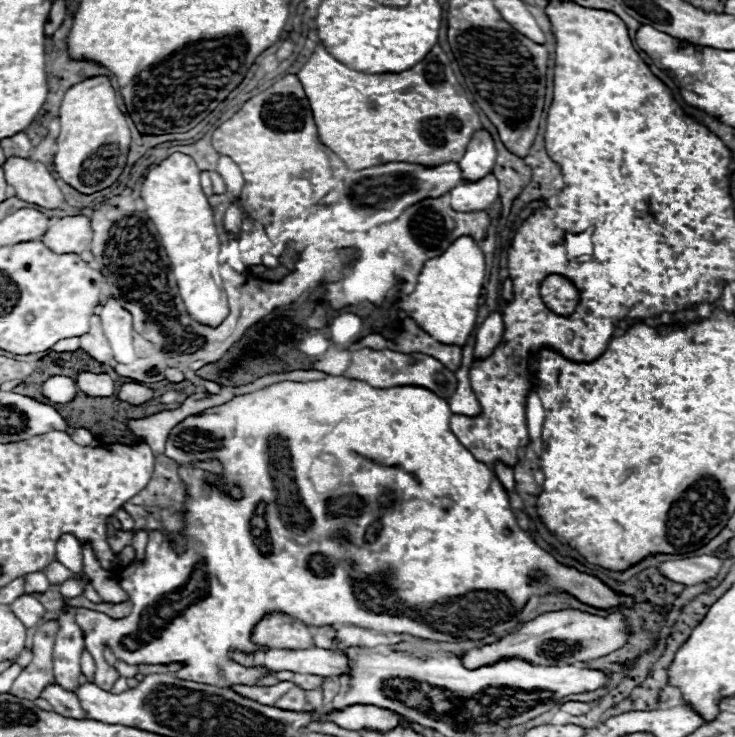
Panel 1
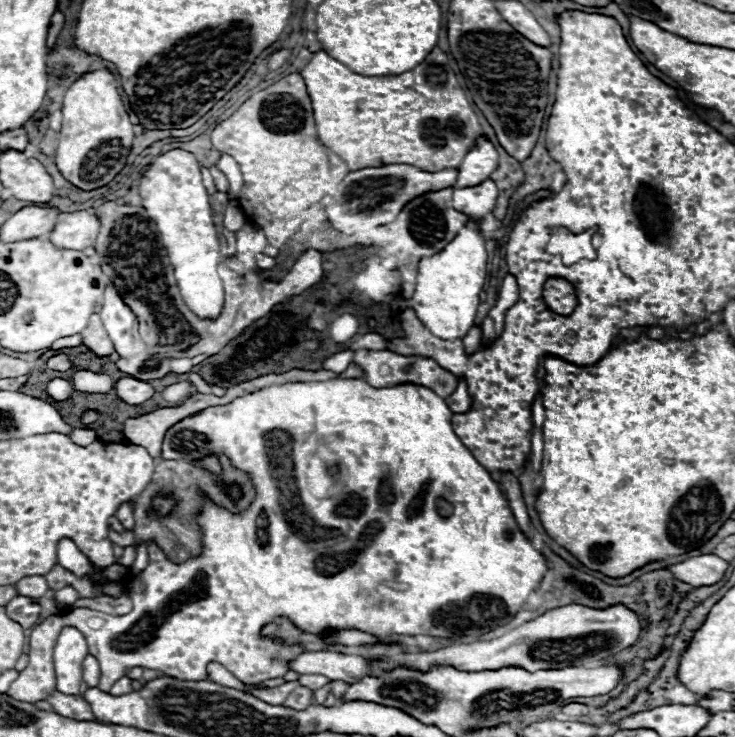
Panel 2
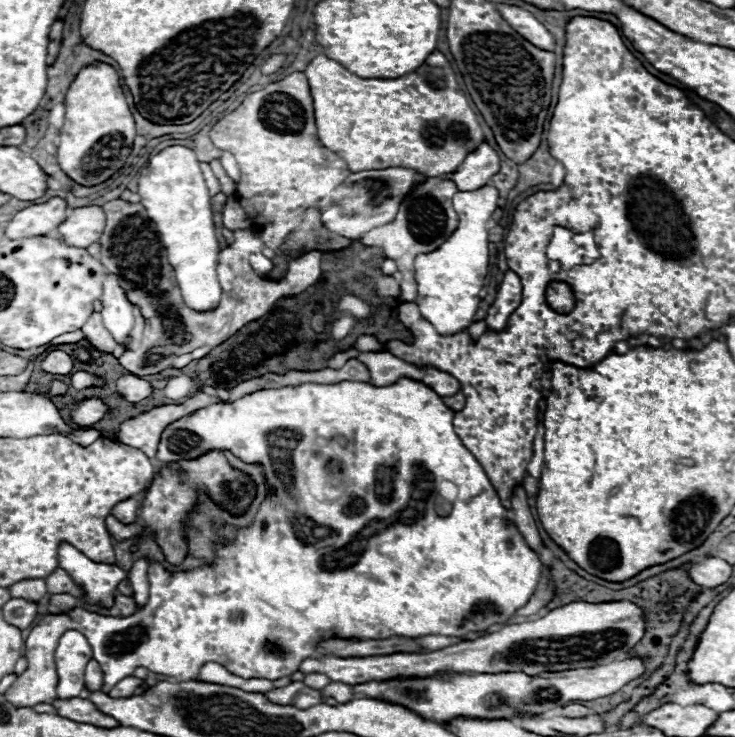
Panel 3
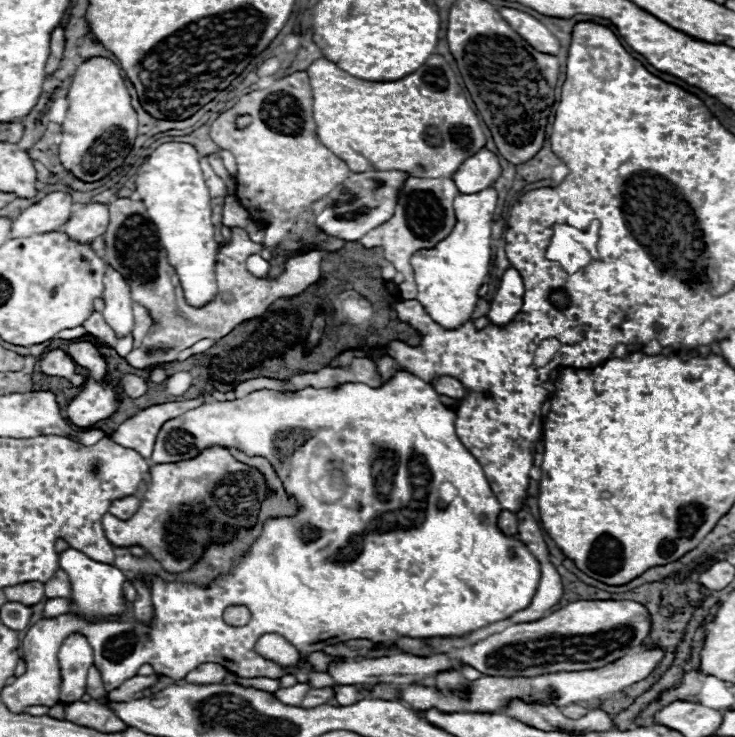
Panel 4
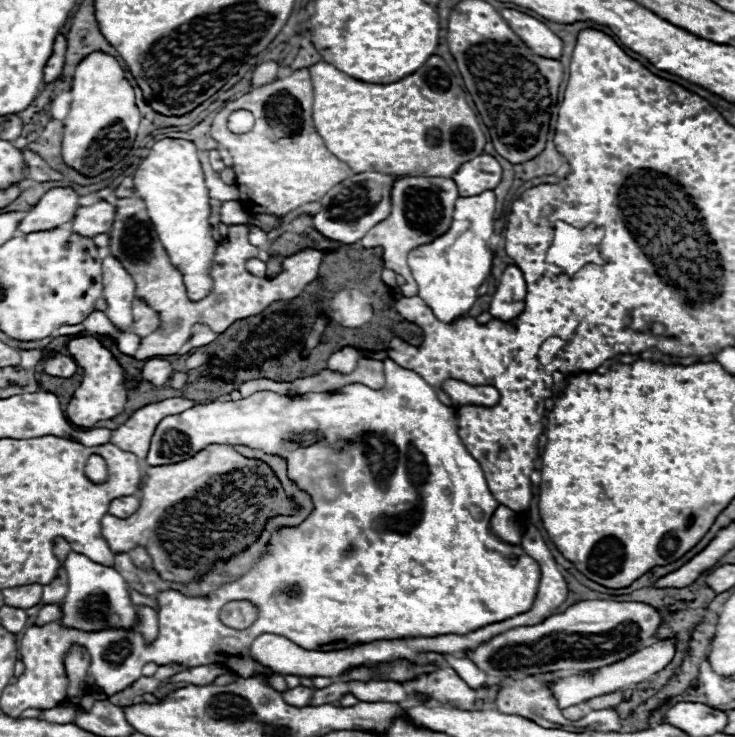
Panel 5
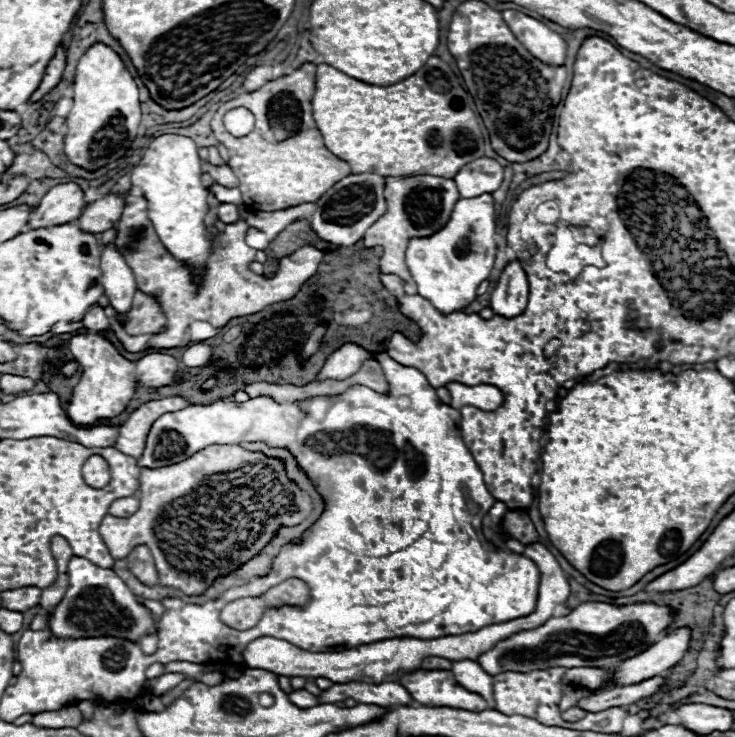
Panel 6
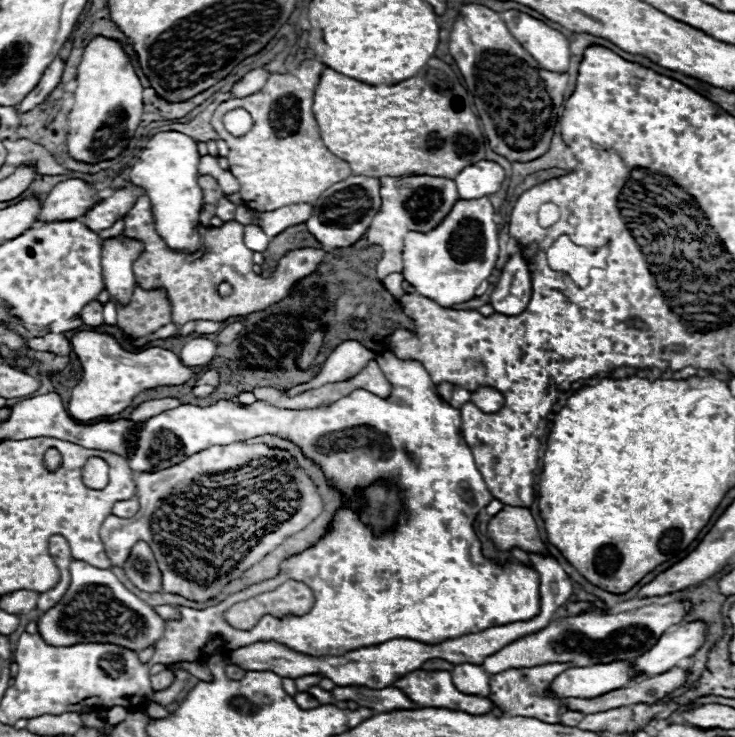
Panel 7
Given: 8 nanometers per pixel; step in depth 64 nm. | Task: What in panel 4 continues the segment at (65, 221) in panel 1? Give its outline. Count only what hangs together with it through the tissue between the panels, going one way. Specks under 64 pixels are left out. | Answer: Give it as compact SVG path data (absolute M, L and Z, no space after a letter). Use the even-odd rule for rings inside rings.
M88 204L72 212L70 220L64 224L64 232L76 242L92 242L96 236L106 232L110 224L110 212L106 204Z

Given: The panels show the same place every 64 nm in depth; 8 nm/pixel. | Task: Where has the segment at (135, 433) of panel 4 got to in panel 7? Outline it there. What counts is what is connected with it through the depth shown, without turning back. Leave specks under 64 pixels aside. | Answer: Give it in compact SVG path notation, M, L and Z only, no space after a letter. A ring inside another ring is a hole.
M160 398L160 400L148 400L148 402L142 402L140 406L134 408L132 412L132 420L138 422L138 420L144 420L144 418L150 418L150 416L156 416L164 410L170 410L170 408L176 408L180 402L176 398Z

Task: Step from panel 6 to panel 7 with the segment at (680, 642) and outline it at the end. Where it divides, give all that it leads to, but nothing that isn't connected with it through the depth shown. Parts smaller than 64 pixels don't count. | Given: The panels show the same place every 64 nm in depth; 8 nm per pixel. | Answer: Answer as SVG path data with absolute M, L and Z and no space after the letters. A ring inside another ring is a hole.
M684 622L682 626L674 626L674 630L666 632L654 648L650 648L642 658L636 658L634 664L646 676L656 676L668 672L684 662L684 658L694 656L696 650L702 648L706 640L706 622Z

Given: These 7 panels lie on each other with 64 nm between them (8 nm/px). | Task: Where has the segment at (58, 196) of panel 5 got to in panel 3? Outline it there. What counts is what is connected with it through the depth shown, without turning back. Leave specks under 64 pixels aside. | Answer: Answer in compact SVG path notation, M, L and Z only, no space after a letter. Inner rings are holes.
M50 198L44 204L34 204L20 210L8 224L6 236L14 238L30 238L30 236L44 236L54 234L56 228L66 220L68 204L64 198Z

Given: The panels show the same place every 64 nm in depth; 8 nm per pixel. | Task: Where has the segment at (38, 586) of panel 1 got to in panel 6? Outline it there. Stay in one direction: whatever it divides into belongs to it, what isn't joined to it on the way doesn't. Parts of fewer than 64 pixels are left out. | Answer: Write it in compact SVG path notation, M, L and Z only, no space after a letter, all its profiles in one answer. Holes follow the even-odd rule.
M20 588L20 590L8 590L2 592L2 606L8 610L30 610L38 606L40 588Z

